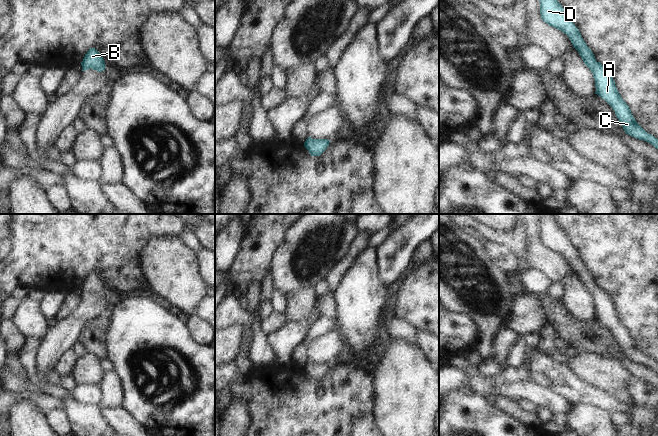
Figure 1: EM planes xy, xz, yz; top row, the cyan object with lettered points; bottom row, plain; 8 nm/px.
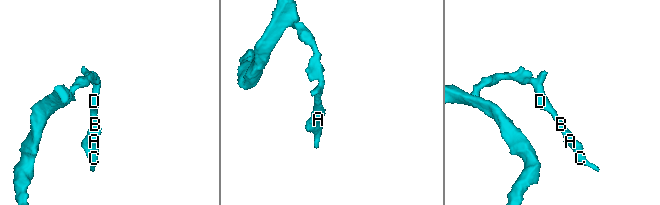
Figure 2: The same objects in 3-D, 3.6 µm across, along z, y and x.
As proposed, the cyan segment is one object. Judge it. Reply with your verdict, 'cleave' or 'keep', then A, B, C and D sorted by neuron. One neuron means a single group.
keep; A B C D

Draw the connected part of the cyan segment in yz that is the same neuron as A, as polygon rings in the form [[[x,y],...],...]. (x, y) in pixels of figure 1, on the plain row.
[[[540,214],[539,225],[542,244],[569,261],[584,288],[593,298],[596,311],[595,318],[612,331],[625,357],[639,364],[644,364],[658,373],[658,363],[647,357],[637,347],[629,330],[619,318],[611,297],[600,286],[596,285],[593,276],[583,264],[579,253],[558,226],[554,214]]]

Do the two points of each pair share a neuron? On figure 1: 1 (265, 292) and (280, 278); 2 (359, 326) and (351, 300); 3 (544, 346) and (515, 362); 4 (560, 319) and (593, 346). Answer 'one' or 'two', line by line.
1: two
2: one
3: two
4: one

